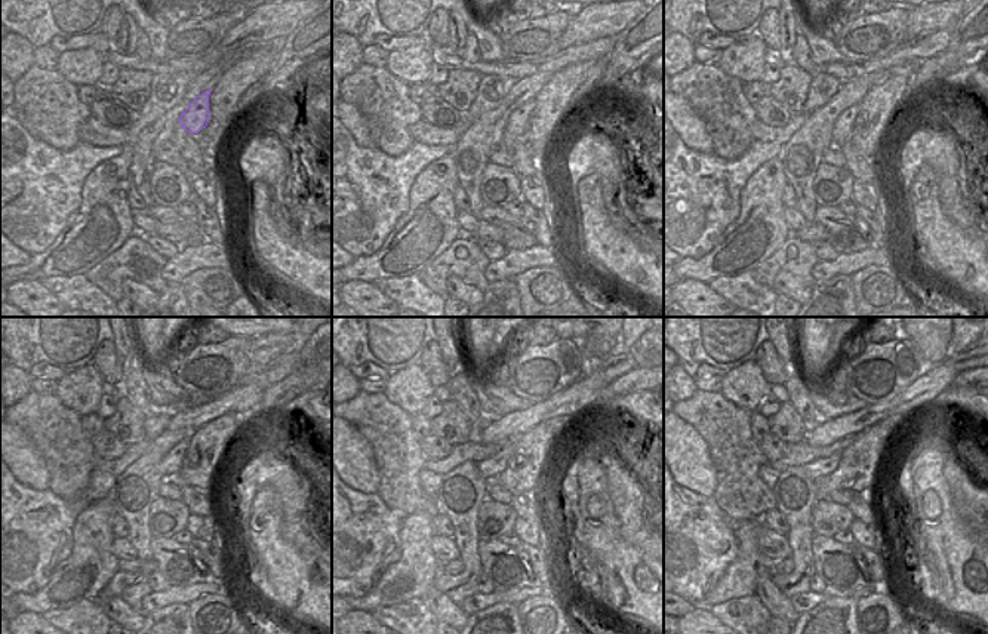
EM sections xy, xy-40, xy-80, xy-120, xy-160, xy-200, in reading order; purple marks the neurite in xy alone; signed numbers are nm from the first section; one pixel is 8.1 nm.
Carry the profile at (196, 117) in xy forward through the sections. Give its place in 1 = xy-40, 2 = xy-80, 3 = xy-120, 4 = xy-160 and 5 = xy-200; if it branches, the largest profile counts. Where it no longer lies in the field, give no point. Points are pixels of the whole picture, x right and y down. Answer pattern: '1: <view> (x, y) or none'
1: xy-40 (517, 122)
2: xy-80 (843, 125)
3: xy-120 (169, 465)
4: xy-160 (492, 467)
5: xy-200 (818, 468)

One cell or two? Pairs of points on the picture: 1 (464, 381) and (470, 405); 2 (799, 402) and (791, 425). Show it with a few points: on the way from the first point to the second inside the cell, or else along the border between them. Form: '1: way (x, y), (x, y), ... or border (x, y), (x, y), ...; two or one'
1: way (464, 387), (467, 399); one
2: border (788, 402), (806, 430); two

